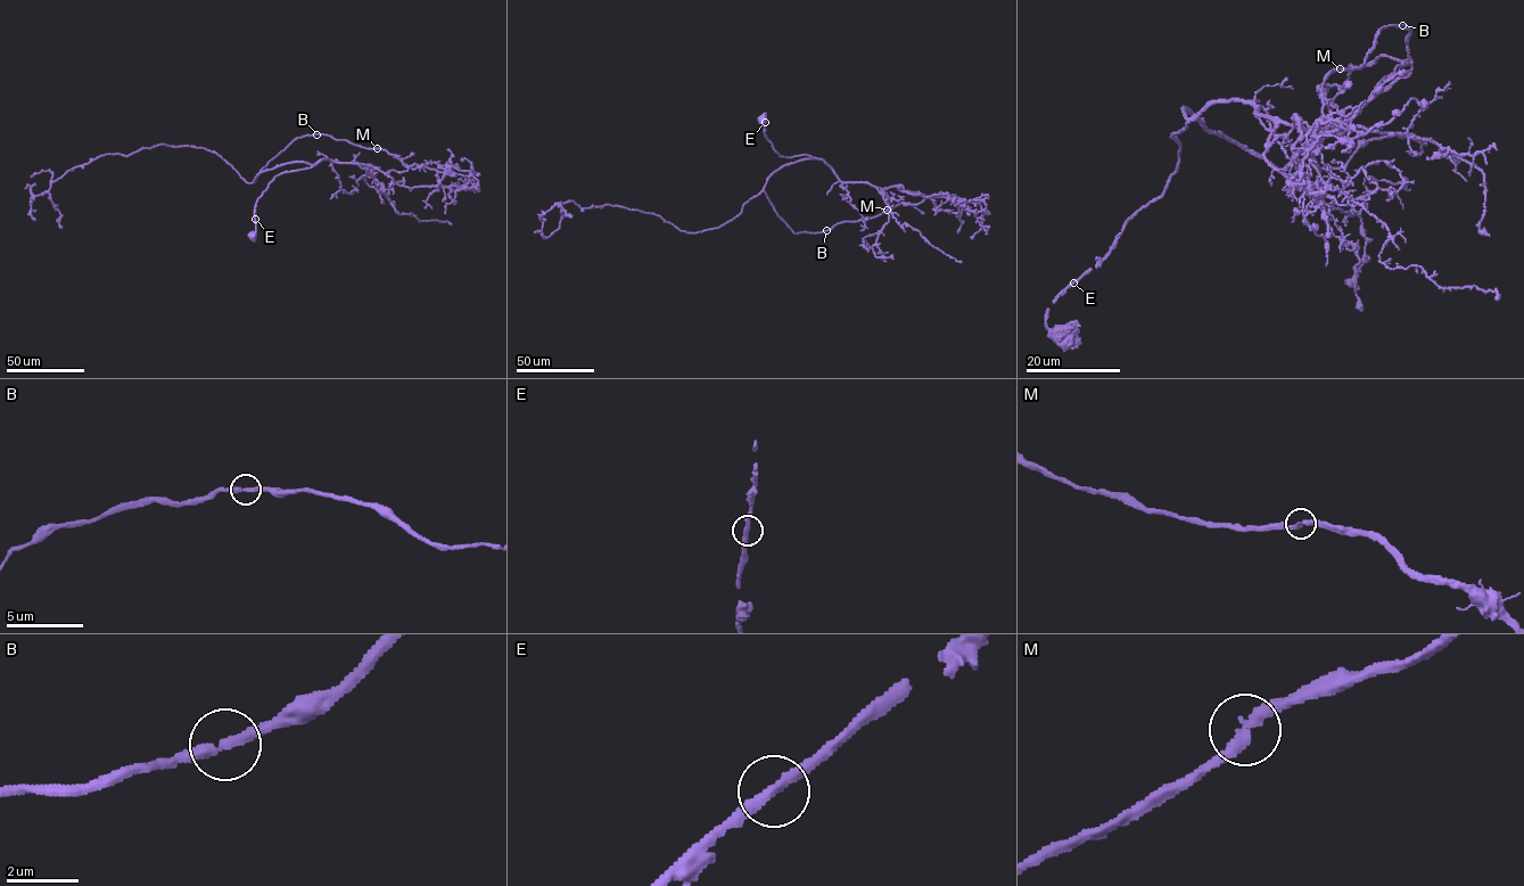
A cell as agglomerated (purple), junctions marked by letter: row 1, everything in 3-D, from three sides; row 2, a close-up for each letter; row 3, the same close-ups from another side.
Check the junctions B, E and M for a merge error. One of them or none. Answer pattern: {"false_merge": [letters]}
{"false_merge": []}

